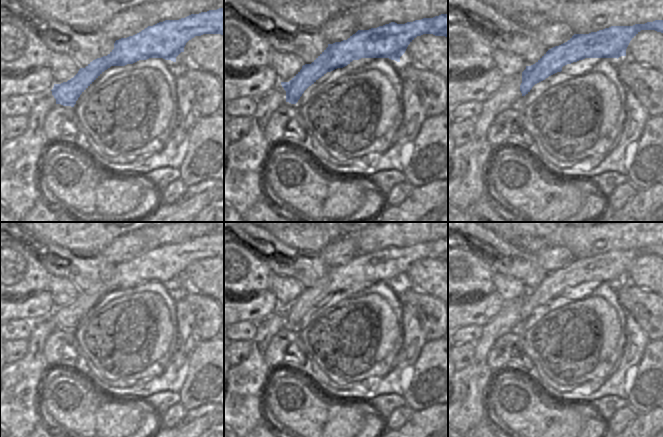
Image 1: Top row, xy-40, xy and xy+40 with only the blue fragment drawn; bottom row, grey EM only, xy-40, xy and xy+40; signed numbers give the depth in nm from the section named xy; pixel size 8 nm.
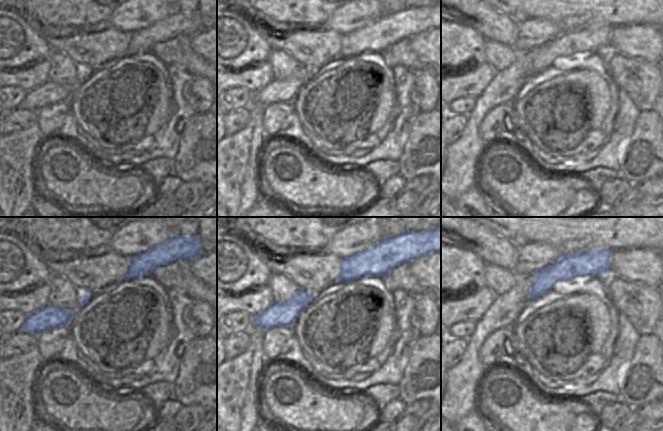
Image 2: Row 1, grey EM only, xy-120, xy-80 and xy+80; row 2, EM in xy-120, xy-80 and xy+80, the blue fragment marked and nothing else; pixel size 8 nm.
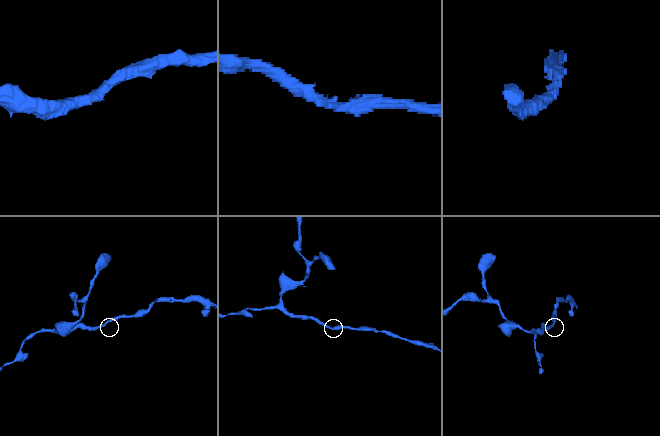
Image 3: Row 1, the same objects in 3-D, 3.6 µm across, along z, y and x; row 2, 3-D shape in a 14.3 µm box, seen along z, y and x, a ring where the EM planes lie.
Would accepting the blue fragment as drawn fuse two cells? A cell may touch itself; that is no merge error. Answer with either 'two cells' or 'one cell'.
one cell

